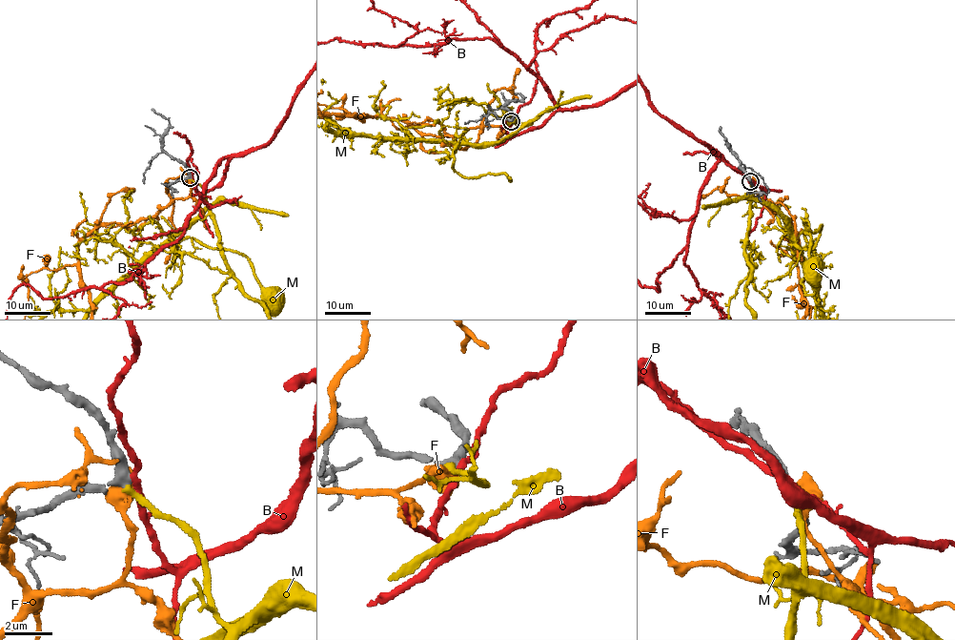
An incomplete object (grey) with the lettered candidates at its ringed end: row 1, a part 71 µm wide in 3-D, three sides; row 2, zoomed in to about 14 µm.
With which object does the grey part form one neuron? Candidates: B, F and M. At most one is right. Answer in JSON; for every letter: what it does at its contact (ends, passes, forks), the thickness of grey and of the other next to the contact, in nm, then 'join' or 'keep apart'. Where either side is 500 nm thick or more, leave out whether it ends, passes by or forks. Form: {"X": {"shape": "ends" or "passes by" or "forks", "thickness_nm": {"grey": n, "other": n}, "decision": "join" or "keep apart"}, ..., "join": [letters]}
{"B": {"shape": "passes by", "thickness_nm": {"grey": 360, "other": 260}, "decision": "keep apart"}, "F": {"thickness_nm": {"grey": 320, "other": 750}, "decision": "keep apart"}, "M": {"shape": "ends", "thickness_nm": {"grey": 320, "other": 240}, "decision": "join"}, "join": ["M"]}

